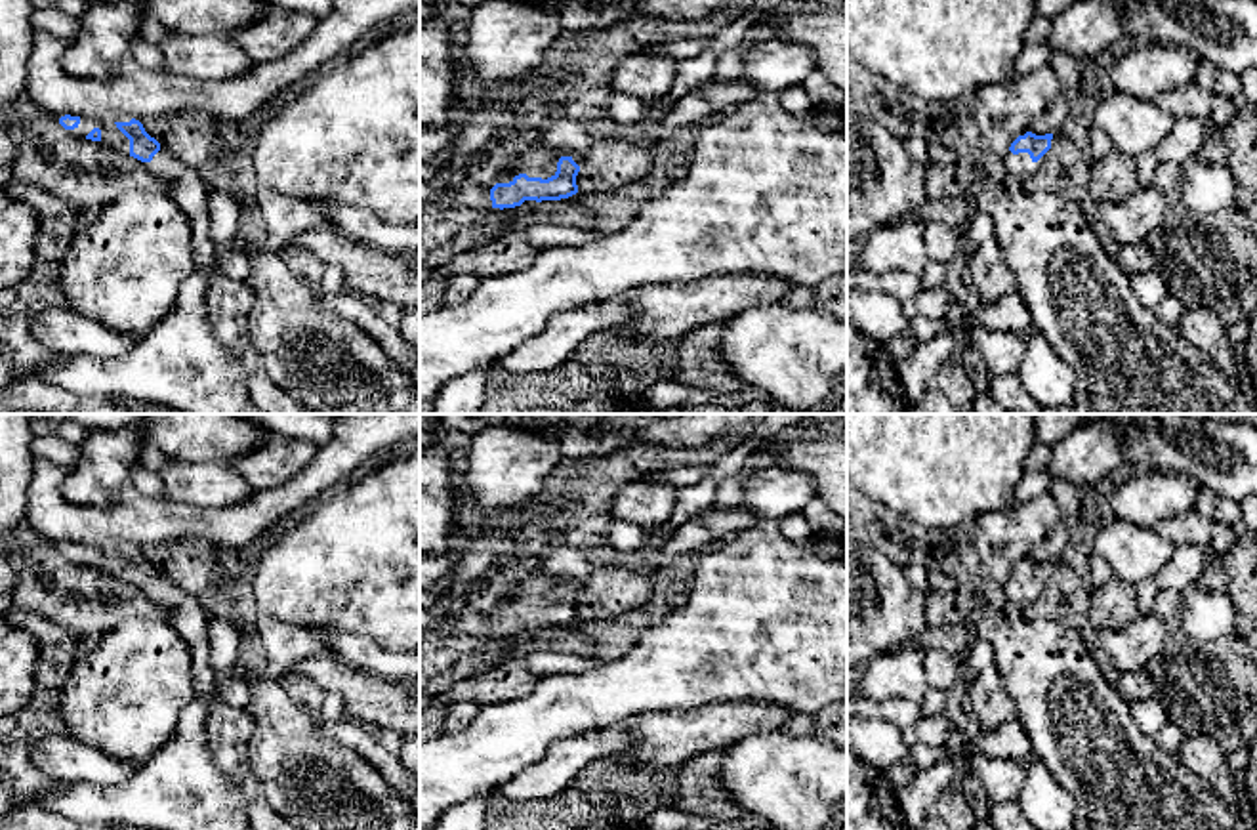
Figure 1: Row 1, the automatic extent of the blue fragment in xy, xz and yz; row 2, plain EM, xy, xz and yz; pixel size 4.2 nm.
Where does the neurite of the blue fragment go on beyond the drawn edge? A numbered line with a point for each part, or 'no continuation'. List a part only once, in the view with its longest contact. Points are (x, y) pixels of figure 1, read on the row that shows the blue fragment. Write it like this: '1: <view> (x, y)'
1: xz (538, 163)

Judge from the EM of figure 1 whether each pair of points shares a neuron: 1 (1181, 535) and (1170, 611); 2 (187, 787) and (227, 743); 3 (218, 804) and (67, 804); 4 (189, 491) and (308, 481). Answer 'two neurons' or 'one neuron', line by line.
1: two neurons
2: two neurons
3: one neuron
4: two neurons

